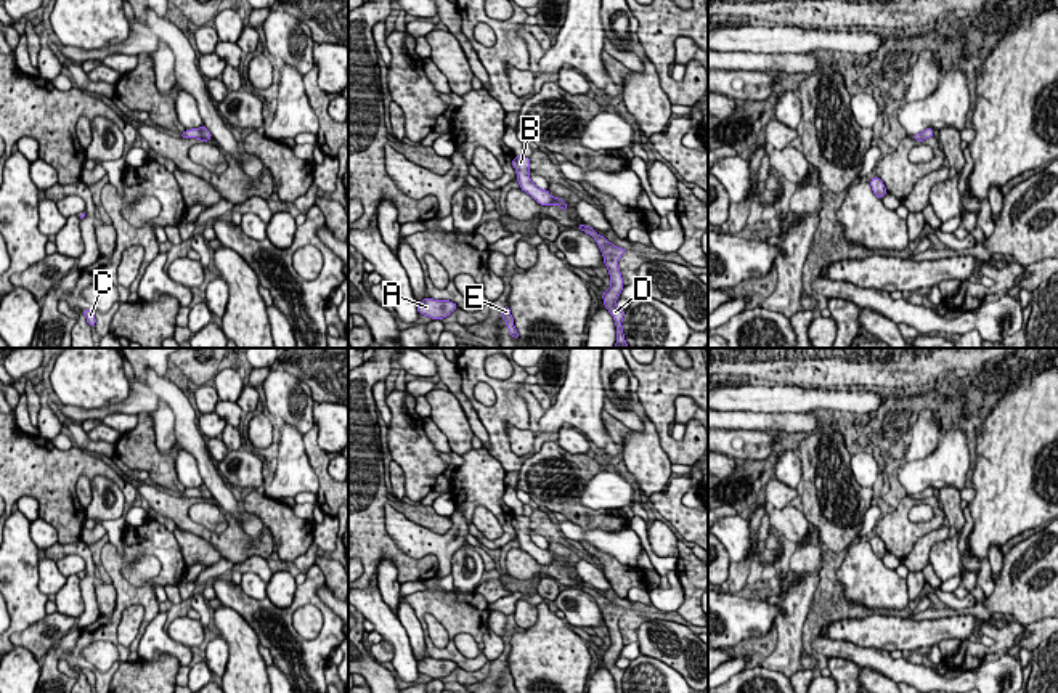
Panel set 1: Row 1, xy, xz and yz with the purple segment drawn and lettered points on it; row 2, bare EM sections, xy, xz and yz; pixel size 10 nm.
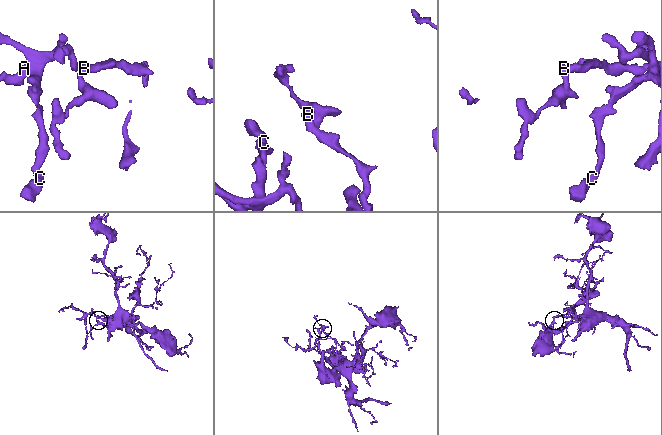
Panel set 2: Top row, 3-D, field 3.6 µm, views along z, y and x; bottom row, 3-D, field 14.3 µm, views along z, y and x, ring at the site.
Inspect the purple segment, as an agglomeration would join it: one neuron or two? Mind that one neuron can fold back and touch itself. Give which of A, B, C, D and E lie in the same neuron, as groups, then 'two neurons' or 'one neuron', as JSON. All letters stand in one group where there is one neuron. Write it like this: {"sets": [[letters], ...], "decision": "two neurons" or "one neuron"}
{"sets": [["A", "B", "C", "D", "E"]], "decision": "one neuron"}

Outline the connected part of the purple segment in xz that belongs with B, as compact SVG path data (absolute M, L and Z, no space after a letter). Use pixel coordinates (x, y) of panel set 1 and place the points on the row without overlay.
M515 515L512 526L517 533L517 541L520 549L530 553L539 565L559 565L562 569L568 569L568 563L564 563L564 558L554 557L547 549L538 547L530 537L530 517Z

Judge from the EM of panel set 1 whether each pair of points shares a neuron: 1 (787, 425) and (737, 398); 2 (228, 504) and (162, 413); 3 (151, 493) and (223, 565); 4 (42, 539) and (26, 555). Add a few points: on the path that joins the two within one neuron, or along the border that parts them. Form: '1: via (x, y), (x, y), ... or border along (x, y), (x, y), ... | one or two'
1: border along (724, 409), (766, 411), (773, 414) | two
2: border along (161, 400), (174, 416), (175, 440), (195, 457) | two
3: border along (223, 557), (235, 563) | two
4: border along (29, 523), (31, 541), (40, 554) | two

